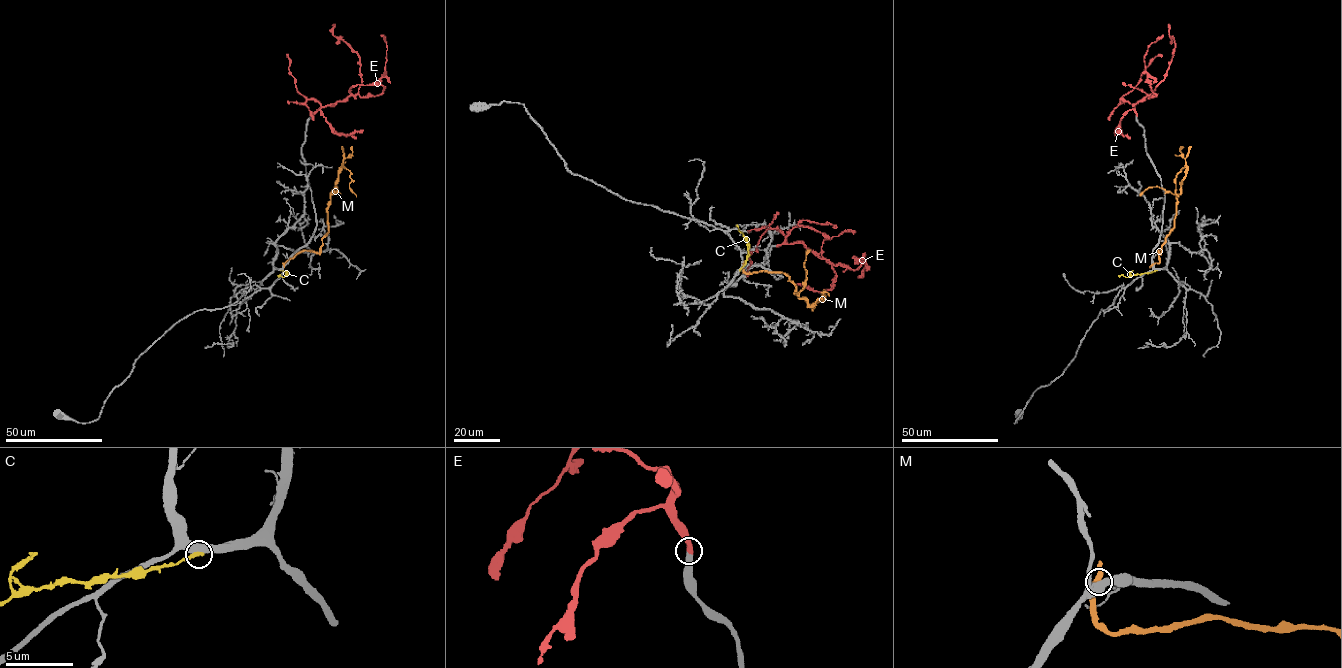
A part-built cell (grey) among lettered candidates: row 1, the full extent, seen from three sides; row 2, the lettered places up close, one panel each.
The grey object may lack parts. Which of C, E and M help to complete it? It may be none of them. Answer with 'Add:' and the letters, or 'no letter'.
Add: E

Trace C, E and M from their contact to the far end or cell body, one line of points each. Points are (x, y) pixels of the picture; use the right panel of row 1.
C: (1156, 270), (1127, 277), (1118, 276)
E: (1136, 115), (1134, 105), (1146, 95), (1156, 95), (1150, 86), (1144, 56), (1148, 46), (1162, 35)
M: (1152, 265), (1159, 262), (1157, 252), (1174, 227), (1185, 167), (1175, 179), (1178, 196)

